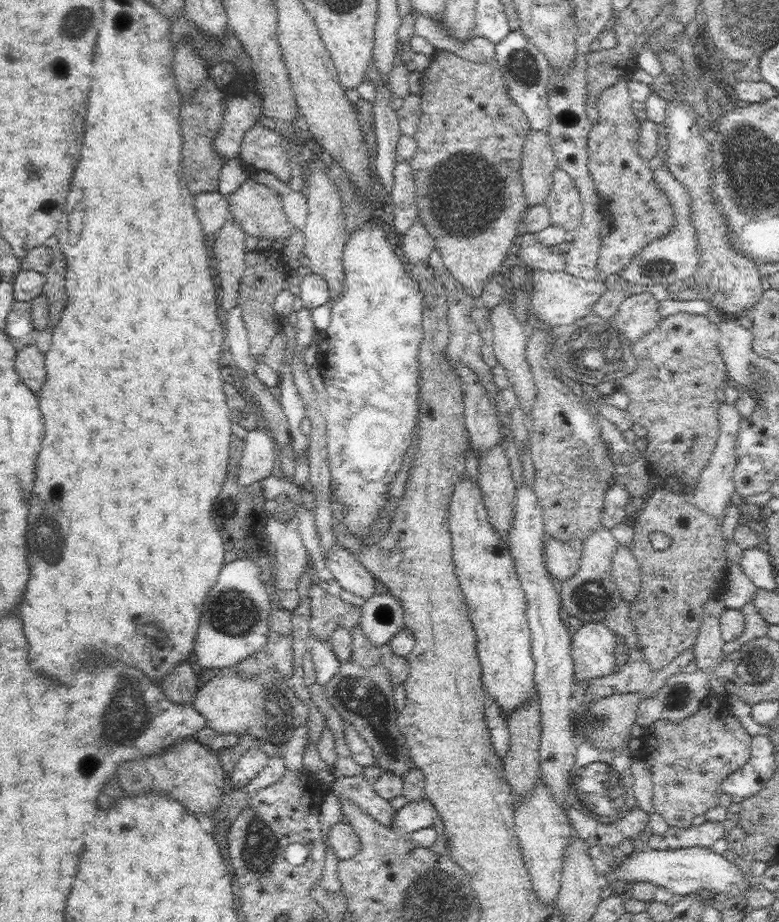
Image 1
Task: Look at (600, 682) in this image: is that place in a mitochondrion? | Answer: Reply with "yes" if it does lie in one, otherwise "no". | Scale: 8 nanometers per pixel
no

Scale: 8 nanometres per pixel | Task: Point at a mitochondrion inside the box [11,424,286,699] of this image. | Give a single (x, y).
(48, 537)

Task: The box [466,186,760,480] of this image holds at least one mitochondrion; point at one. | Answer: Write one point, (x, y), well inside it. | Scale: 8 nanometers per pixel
(604, 337)

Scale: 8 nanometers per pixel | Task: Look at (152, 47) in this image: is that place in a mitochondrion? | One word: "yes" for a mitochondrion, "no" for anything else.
no

